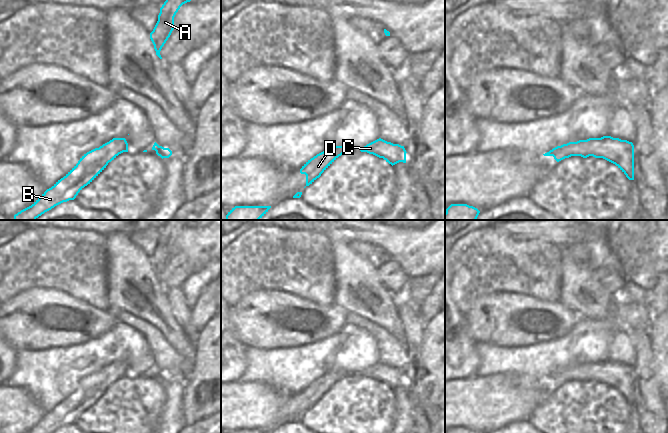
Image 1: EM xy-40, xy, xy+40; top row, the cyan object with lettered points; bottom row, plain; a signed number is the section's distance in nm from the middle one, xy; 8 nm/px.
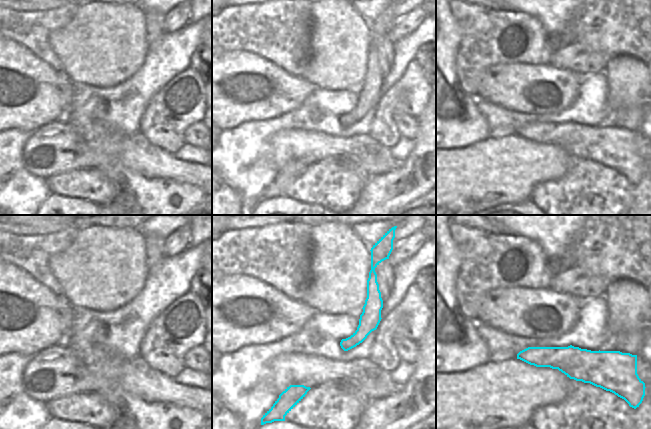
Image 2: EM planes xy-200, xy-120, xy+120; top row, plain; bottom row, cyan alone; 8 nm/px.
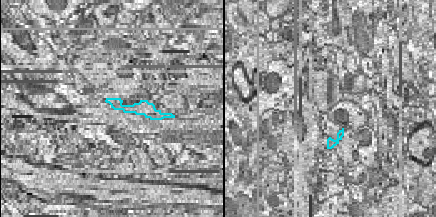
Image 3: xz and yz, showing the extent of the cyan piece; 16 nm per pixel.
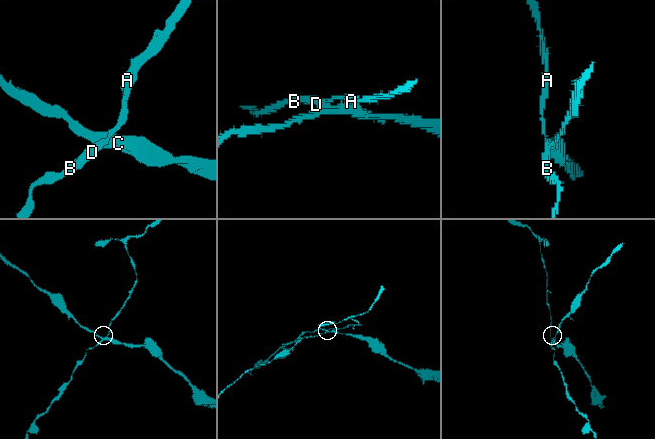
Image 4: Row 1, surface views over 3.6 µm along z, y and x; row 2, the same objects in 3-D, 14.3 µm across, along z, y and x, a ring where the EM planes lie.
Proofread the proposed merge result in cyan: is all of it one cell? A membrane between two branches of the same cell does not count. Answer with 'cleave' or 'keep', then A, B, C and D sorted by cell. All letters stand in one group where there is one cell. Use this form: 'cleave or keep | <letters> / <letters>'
cleave | A B D / C

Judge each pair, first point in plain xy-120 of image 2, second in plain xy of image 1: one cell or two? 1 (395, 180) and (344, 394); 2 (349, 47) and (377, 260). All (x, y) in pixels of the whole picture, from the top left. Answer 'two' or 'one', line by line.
1: two
2: two

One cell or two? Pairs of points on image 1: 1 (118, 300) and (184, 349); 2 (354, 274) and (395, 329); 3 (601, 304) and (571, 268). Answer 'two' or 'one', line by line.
1: one
2: one
3: one

